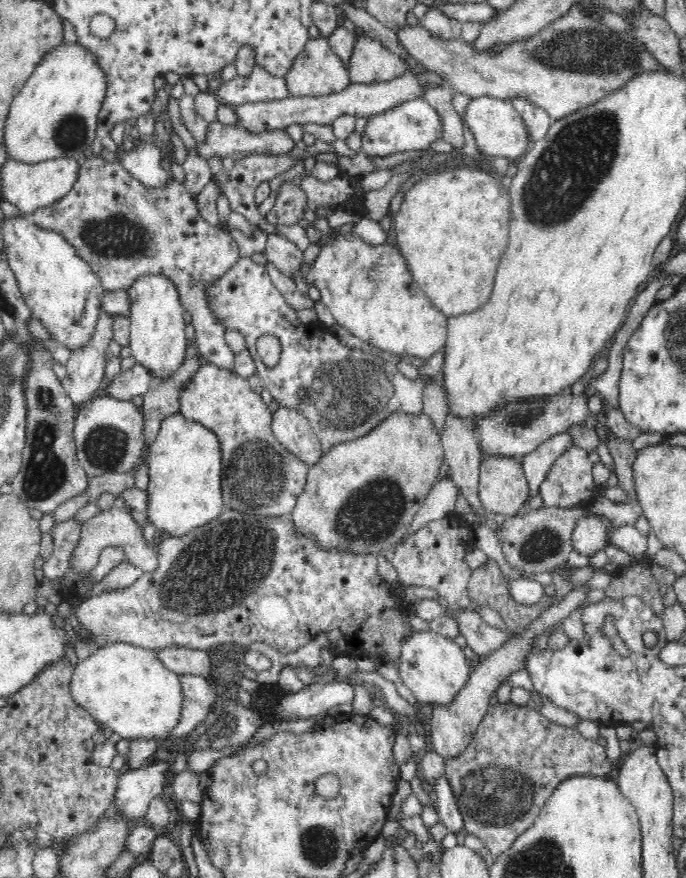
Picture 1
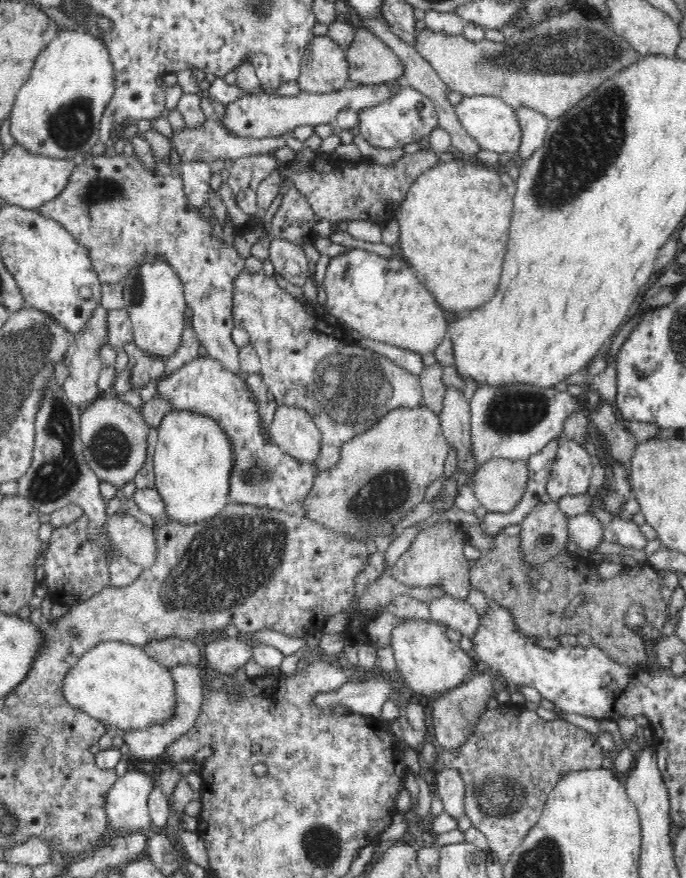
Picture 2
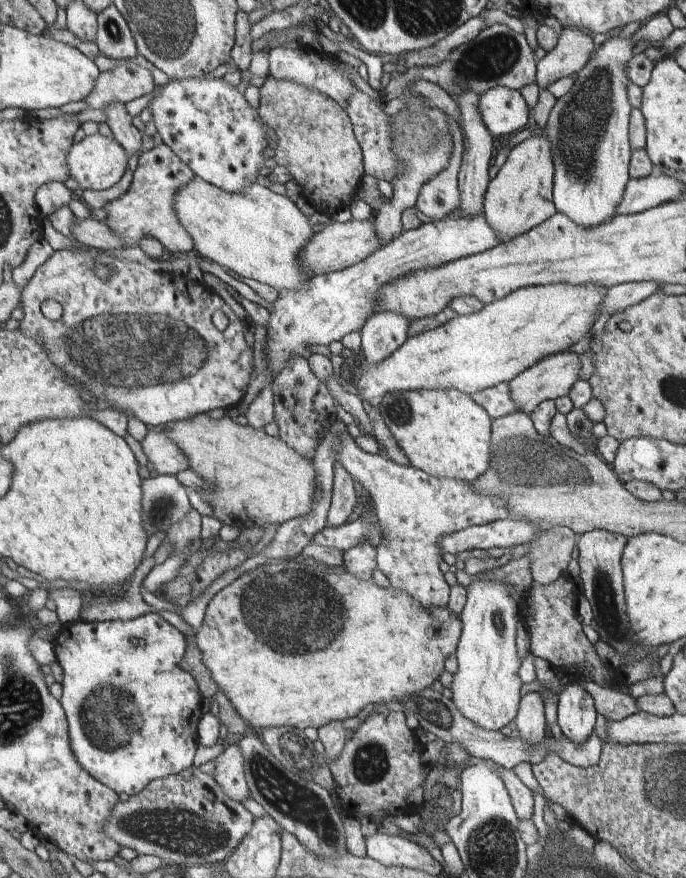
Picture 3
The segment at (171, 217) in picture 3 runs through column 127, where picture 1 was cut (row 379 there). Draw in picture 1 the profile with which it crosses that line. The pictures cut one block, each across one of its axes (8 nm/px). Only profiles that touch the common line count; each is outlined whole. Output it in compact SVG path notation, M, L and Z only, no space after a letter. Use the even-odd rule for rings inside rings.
M211 363L205 366L201 365L198 373L189 381L189 384L184 387L184 390L182 390L182 396L180 396L180 412L184 415L184 418L205 426L206 429L210 429L217 436L217 442L221 448L221 497L224 510L229 509L240 513L249 513L250 515L284 518L292 513L296 499L300 496L301 491L304 490L305 478L307 477L310 466L302 462L297 456L294 456L286 447L282 446L282 444L276 440L271 427L273 418L272 411L270 411L270 407L262 401L260 393L252 391L246 379L233 374L231 370L216 367Z

